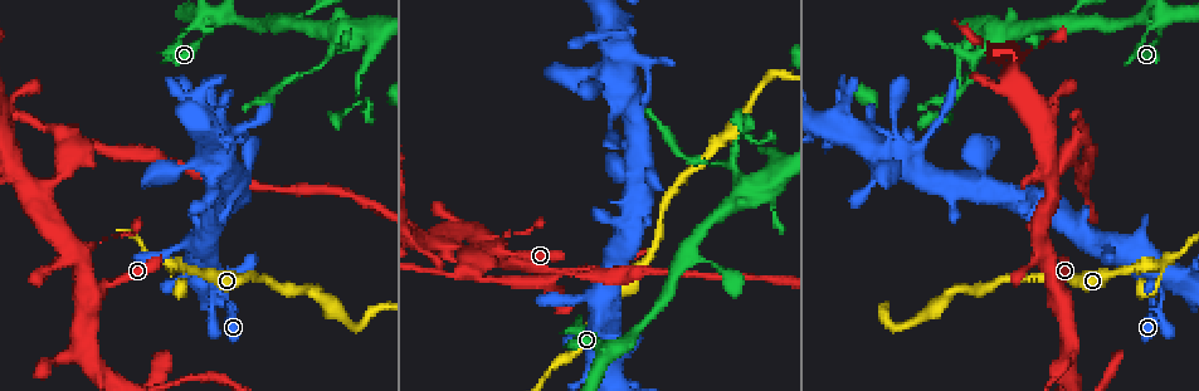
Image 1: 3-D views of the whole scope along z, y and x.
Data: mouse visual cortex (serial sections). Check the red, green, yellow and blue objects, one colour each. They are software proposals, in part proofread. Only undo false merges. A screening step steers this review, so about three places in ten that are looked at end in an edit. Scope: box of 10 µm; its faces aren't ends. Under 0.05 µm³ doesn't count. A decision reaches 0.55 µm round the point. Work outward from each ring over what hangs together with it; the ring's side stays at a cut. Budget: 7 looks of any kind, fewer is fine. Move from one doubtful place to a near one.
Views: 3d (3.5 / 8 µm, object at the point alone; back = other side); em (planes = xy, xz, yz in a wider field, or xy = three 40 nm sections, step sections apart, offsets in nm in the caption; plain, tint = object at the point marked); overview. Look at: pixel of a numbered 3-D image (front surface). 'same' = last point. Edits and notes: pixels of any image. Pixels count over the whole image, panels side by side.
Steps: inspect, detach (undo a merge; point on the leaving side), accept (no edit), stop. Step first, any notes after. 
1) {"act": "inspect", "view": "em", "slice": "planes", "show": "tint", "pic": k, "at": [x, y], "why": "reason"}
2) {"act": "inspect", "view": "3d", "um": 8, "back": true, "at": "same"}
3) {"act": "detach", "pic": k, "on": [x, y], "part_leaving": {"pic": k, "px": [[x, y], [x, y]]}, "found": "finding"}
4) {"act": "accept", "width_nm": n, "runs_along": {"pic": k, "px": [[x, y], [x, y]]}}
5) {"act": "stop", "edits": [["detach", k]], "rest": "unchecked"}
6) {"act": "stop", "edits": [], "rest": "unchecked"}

{"act": "inspect", "view": "3d", "um": 3.5, "pic": 1, "at": [1161, 18], "why": "abrupt turn"}

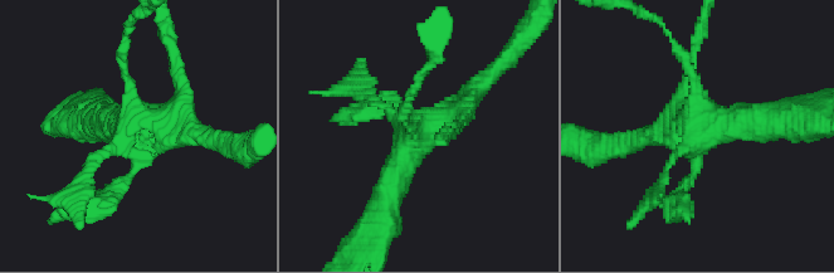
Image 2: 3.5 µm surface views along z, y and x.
{"act": "inspect", "view": "em", "slice": "xy", "step": 3, "show": "tint", "pic": 2, "at": [698, 128], "why": "now the EM"}

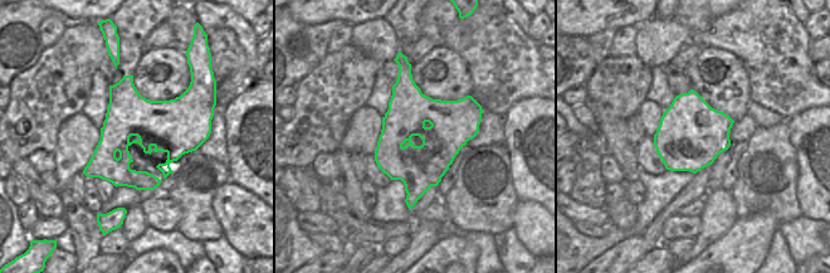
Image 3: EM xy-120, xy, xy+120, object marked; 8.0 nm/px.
{"act": "accept", "found": "one cell here"}

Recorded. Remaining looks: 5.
{"act": "inspect", "view": "3d", "um": 3.5, "pic": 1, "at": [175, 265], "why": "arms part here"}

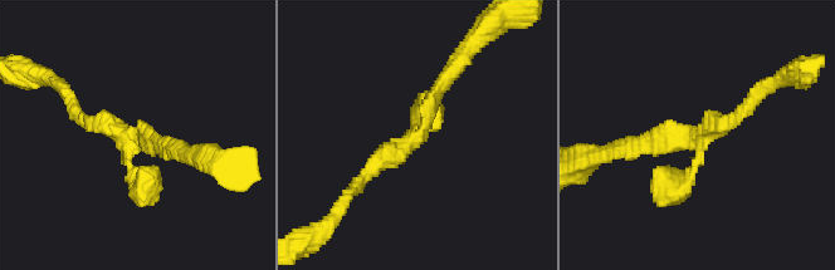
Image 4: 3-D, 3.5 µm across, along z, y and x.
{"act": "inspect", "view": "em", "slice": "xy", "step": 1, "show": "tint", "pic": 4, "at": [420, 131], "arms": 3, "arm_widths_nm": [200, 250, 300]}

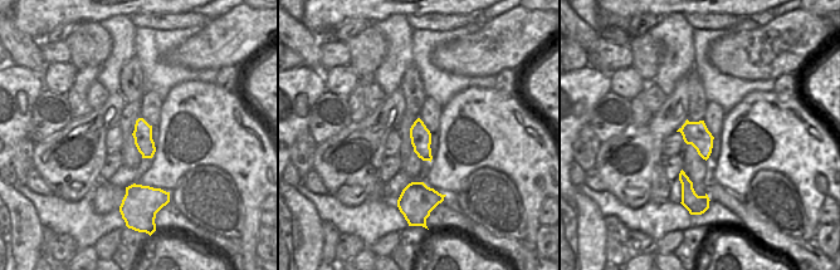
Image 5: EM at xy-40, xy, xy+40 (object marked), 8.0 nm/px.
{"act": "accept", "found": "one cell here"}

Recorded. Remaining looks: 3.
{"act": "inspect", "view": "3d", "um": 3.5, "pic": 1, "at": [1074, 142], "why": "sudden change in width"}

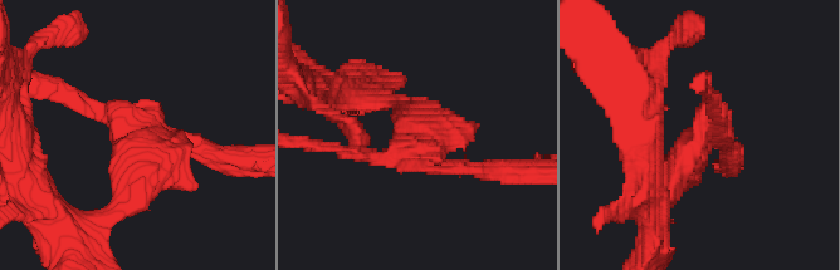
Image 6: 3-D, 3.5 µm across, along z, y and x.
{"act": "inspect", "view": "em", "slice": "xy", "step": 3, "show": "tint", "pic": 6, "at": [146, 139]}

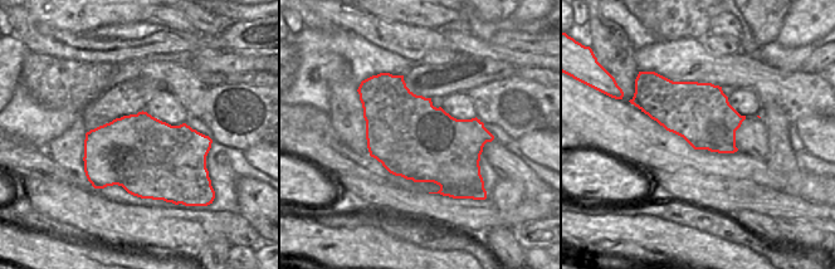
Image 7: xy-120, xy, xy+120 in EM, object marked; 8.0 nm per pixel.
{"act": "detach", "pic": 6, "on": [201, 142], "width_nm": 650, "part_leaving": {"pic": 6, "px": [[428, 157], [436, 166], [540, 173]]}, "found": "two cells meet here"}

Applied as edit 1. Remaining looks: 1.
{"act": "stop", "edits": [["detach", 6]], "rest": "unchecked"}

